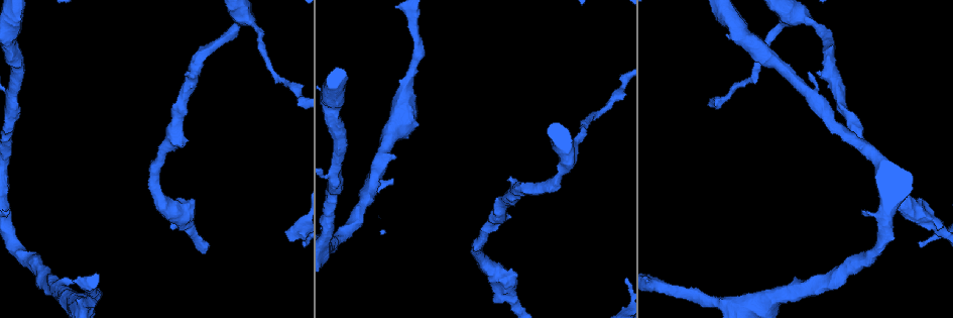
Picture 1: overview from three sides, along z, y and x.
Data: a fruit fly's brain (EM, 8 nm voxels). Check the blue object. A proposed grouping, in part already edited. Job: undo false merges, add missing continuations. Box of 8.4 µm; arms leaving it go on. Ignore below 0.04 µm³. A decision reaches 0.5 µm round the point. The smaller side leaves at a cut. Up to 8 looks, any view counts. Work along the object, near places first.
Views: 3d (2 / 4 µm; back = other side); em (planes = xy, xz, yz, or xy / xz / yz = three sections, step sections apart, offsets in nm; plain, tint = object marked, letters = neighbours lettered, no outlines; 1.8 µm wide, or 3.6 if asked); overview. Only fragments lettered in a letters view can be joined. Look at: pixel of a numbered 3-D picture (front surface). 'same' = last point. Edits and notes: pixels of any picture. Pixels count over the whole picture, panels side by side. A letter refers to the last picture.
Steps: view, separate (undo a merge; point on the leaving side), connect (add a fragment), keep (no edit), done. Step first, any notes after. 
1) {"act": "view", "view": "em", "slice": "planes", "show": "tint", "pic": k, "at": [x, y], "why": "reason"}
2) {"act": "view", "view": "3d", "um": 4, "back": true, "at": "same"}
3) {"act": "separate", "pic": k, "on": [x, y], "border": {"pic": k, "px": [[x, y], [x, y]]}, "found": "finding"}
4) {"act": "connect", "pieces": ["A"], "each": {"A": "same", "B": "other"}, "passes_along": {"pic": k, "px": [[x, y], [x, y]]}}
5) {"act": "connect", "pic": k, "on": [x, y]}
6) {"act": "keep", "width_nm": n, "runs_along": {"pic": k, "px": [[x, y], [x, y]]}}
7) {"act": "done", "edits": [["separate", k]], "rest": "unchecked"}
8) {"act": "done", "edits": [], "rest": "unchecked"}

{"act": "view", "view": "3d", "um": 2, "pic": 1, "at": [862, 211], "why": "an open end"}

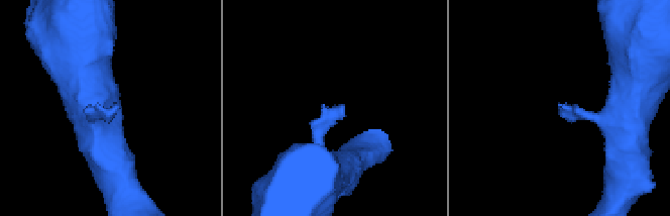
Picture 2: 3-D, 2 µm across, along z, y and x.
{"act": "view", "view": "em", "slice": "xy", "step": 4, "show": "letters", "pic": 2, "at": [116, 103], "why": "need the tissue"}

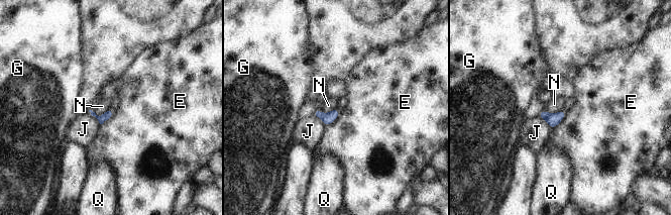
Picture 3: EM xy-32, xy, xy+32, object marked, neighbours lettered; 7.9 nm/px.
{"act": "view", "view": "em", "slice": "planes", "show": "letters", "at": "same"}

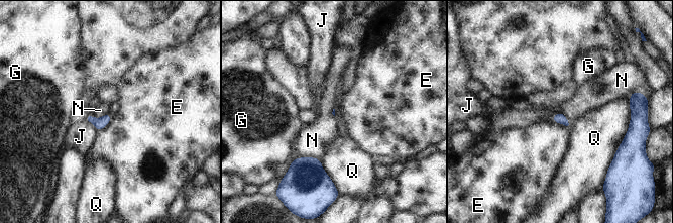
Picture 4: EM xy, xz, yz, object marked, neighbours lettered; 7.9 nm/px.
{"act": "keep", "each": {"E": "other", "G": "other", "J": "other", "N": "other", "Q": "other"}, "border": {"pic": 4, "px": [[294, 158], [317, 157], [320, 160]]}, "found": "no lettered fragment goes on from it"}

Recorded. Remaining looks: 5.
{"act": "view", "view": "3d", "um": 2, "back": true, "pic": 1, "at": [12, 93], "why": "thick turns thin"}

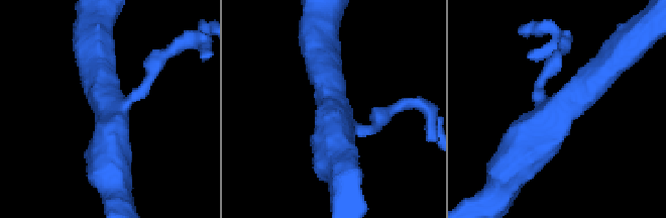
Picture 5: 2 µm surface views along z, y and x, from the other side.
{"act": "view", "view": "em", "slice": "planes", "show": "letters", "pic": 5, "at": [336, 114]}

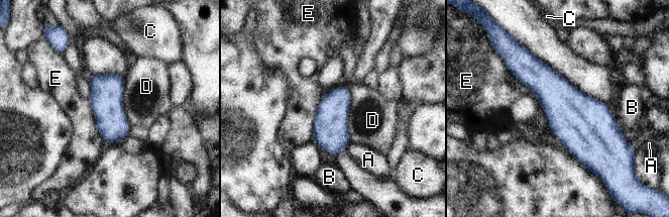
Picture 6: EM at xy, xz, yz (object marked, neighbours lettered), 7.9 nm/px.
{"act": "keep", "each": {"A": "other", "B": "other", "C": "other", "D": "other", "E": "other"}, "border": {"pic": 6, "px": [[325, 94], [317, 107], [312, 137]]}, "found": "continuous, no second neuron"}

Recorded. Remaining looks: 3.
{"act": "view", "view": "em", "slice": "xy", "step": 8, "show": "tint", "pic": 1, "at": [791, 14], "why": "sudden change in width"}

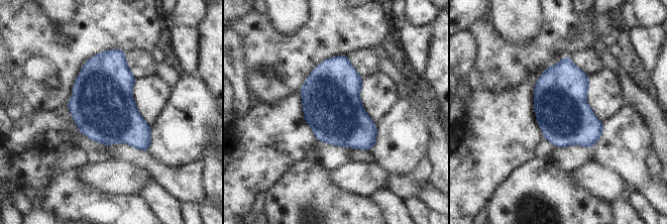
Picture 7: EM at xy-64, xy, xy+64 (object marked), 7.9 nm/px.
{"act": "view", "view": "em", "slice": "planes", "show": "letters", "at": "same", "why": "cut it another way"}

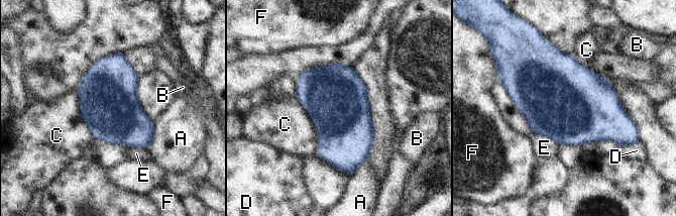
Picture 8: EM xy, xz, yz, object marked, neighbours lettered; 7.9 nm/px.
{"act": "keep", "each": {"A": "other", "B": "other", "C": "other", "D": "other", "E": "other", "F": "other"}, "border": {"pic": 8, "px": [[295, 96], [317, 129], [316, 154]]}, "found": "continuous, no second neuron"}

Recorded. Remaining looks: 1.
{"act": "done", "edits": [], "rest": "unchecked"}

